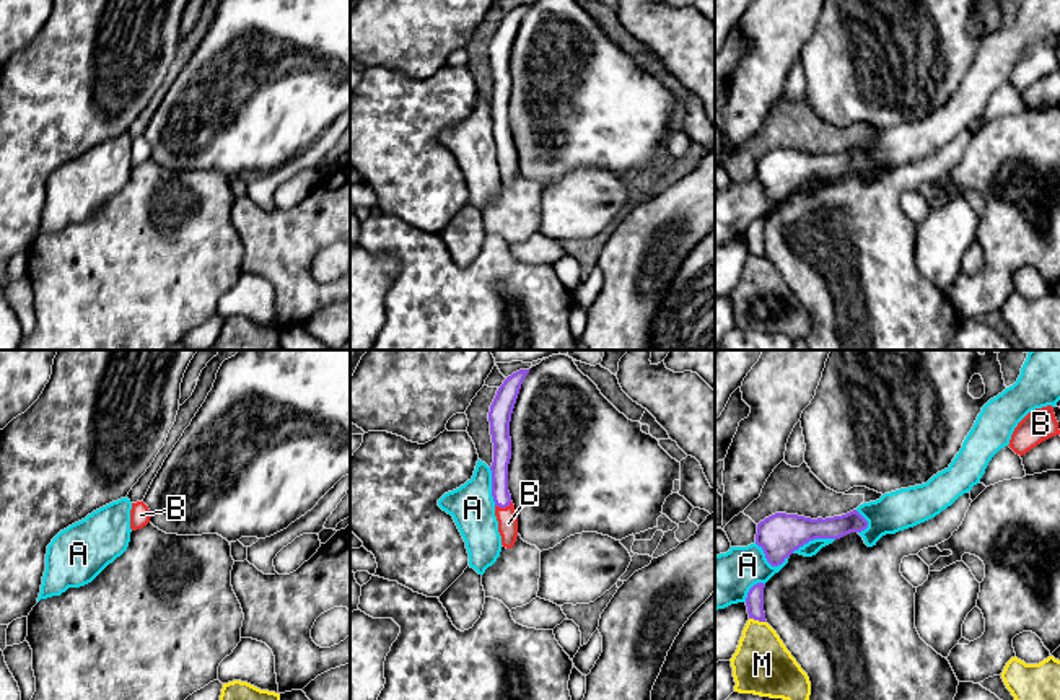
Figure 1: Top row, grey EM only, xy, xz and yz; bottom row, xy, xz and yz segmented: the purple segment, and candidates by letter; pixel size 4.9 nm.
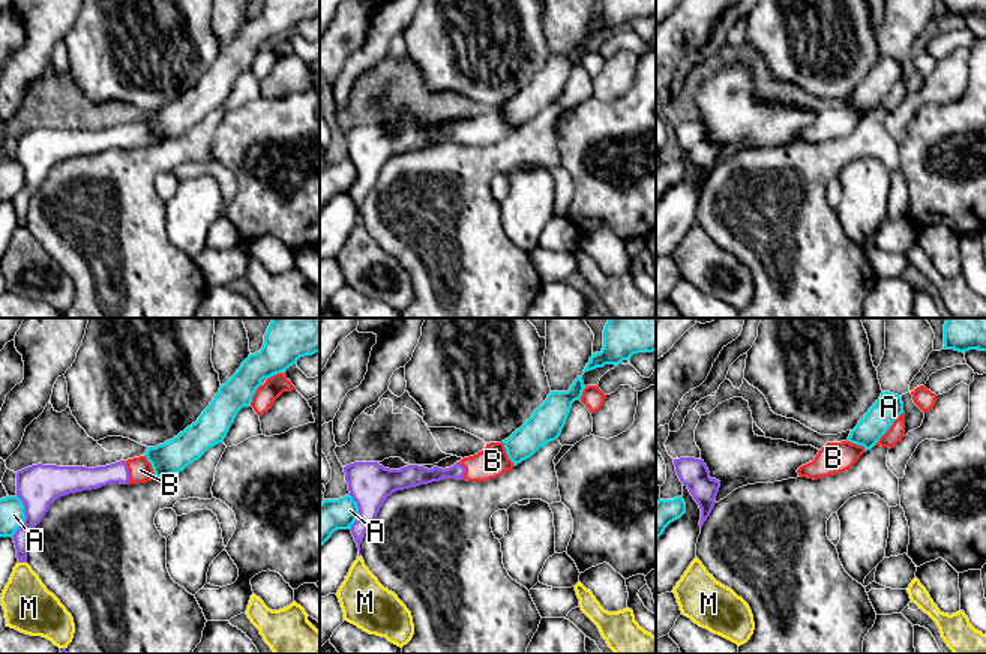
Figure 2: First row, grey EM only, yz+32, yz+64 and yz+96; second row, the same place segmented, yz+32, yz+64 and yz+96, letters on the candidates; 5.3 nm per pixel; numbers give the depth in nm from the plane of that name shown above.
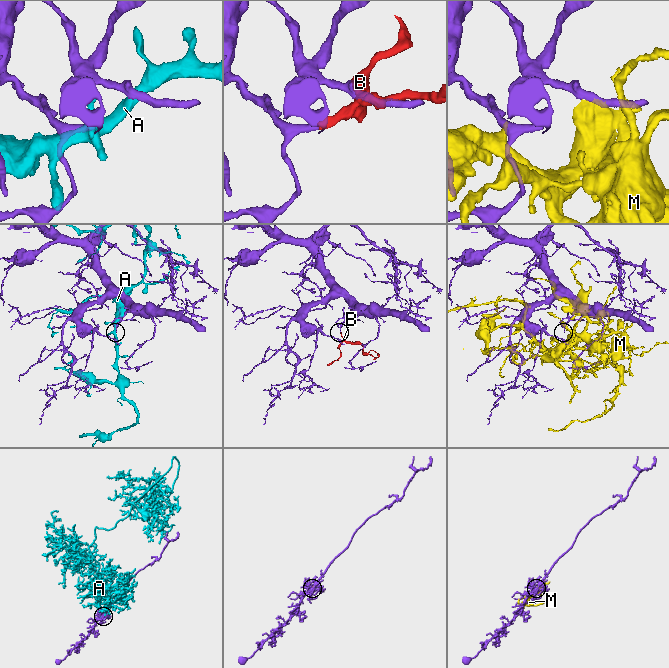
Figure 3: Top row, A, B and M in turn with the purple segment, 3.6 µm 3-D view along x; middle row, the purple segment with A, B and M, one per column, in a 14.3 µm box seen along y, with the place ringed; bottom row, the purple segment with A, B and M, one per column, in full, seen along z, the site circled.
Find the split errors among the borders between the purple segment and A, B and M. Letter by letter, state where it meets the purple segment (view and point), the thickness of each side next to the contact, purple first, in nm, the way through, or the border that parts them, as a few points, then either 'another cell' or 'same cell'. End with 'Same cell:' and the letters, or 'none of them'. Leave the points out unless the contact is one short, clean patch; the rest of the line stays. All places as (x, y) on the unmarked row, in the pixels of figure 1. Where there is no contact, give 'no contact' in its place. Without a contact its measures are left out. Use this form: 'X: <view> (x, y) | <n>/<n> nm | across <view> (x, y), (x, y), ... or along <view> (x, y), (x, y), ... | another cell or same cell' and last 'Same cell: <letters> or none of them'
A: yz (769, 197) | 220/260 nm | another cell
B: xz (503, 142) | 90/100 nm | across xz (502, 91), (500, 131), (503, 142), (507, 153) | same cell
M: yz (757, 254) | 90/280 nm | another cell
Same cell: B

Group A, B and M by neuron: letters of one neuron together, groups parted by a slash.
A / B / M

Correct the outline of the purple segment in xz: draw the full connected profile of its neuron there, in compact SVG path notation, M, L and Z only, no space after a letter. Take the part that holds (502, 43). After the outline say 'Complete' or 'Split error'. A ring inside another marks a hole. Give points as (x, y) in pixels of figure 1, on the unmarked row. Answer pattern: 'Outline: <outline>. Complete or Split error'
Outline: M519 5L508 11L498 23L488 47L493 78L493 98L490 101L492 132L495 137L495 151L498 156L502 181L506 184L511 184L518 173L518 153L508 127L508 99L511 94L510 57L521 20L528 8L529 5Z. Split error

